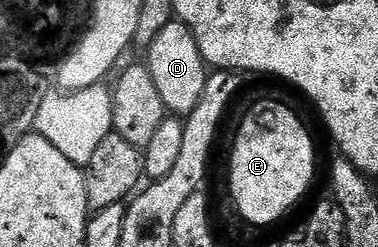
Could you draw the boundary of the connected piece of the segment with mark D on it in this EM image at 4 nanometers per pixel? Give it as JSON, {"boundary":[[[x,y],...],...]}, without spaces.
{"boundary":[[[172,20],[161,28],[157,40],[146,47],[145,65],[153,76],[153,84],[157,84],[157,92],[161,92],[161,100],[168,112],[175,116],[186,116],[197,108],[197,100],[201,100],[201,92],[205,92],[205,84],[209,67],[201,56],[201,48],[197,48],[197,40],[190,28],[178,20]]]}

